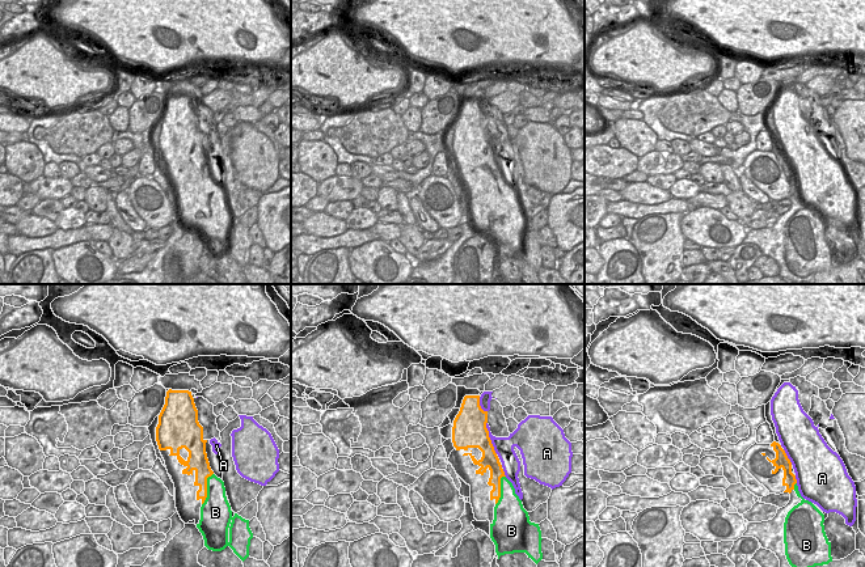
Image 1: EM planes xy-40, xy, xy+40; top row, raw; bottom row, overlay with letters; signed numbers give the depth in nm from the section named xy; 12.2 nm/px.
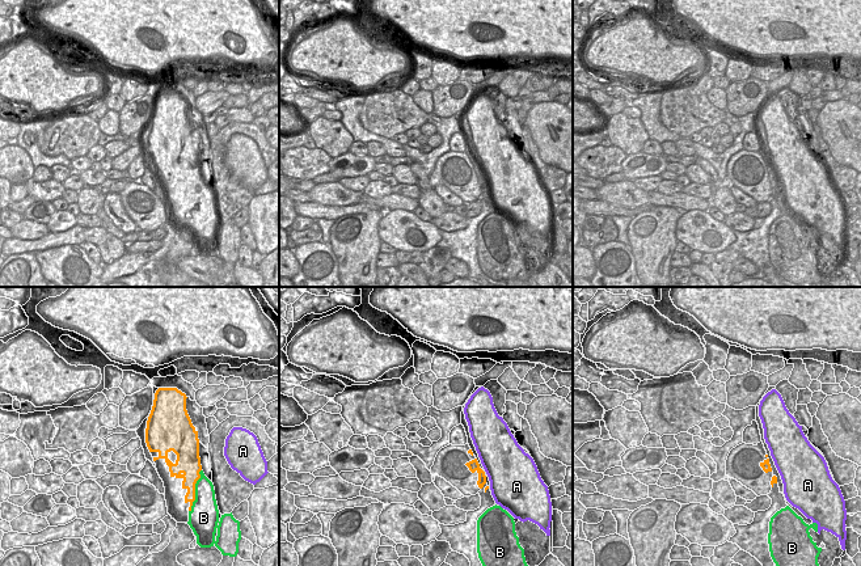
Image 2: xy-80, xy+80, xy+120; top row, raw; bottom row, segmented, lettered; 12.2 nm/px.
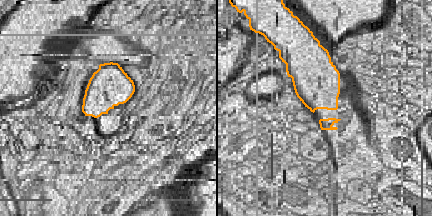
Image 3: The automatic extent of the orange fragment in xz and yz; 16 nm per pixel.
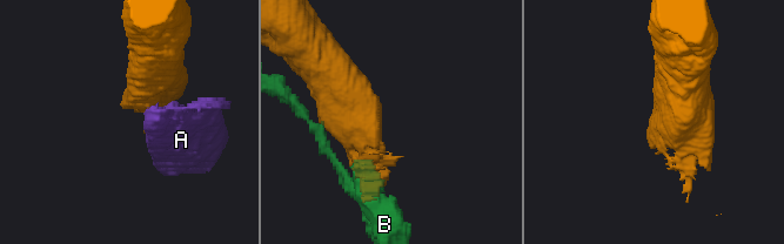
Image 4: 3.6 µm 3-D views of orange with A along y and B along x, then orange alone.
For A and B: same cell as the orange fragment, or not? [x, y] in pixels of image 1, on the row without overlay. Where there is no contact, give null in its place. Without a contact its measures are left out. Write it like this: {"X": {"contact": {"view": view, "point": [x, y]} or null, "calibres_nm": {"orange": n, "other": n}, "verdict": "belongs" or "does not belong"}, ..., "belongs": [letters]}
{"A": {"contact": {"view": "xy", "point": [489, 144]}, "calibres_nm": {"orange": 400, "other": 240}, "verdict": "belongs"}, "B": {"contact": {"view": "xy-40", "point": [206, 195]}, "calibres_nm": {"orange": 190, "other": 300}, "verdict": "does not belong"}, "belongs": ["A"]}

